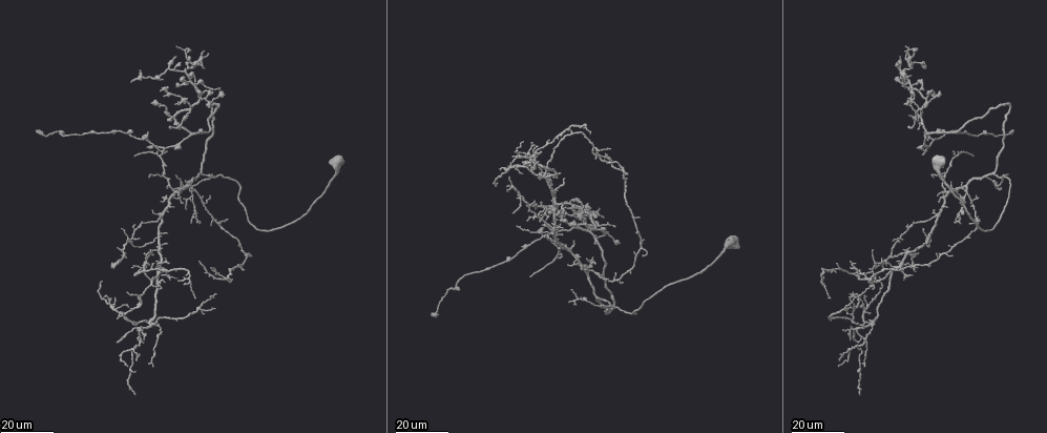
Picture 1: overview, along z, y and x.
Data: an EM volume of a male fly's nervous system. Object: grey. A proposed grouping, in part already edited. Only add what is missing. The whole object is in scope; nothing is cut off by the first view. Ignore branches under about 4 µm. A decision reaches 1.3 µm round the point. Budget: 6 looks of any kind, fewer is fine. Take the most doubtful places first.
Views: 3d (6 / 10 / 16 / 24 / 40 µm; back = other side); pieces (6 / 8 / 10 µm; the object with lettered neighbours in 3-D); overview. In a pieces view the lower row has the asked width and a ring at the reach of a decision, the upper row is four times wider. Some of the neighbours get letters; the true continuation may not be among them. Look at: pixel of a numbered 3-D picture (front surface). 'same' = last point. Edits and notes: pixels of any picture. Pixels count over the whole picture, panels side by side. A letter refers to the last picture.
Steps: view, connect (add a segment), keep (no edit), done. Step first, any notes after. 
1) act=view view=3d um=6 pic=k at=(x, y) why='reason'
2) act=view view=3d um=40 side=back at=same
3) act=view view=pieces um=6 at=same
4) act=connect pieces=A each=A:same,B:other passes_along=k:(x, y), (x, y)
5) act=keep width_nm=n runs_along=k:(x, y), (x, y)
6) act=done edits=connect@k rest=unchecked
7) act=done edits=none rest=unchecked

act=view view=3d um=24 pic=1 at=(508, 185) why='thin end'

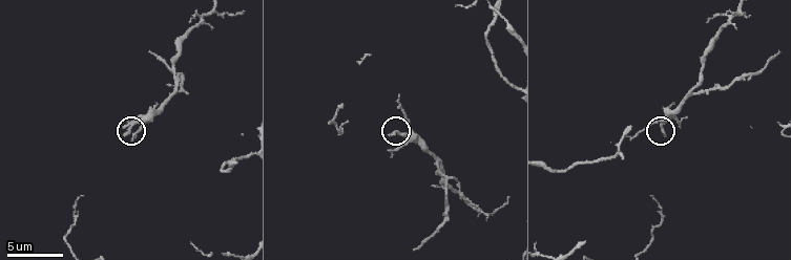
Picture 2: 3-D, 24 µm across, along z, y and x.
act=view view=pieces um=10 pic=2 at=(127, 134)

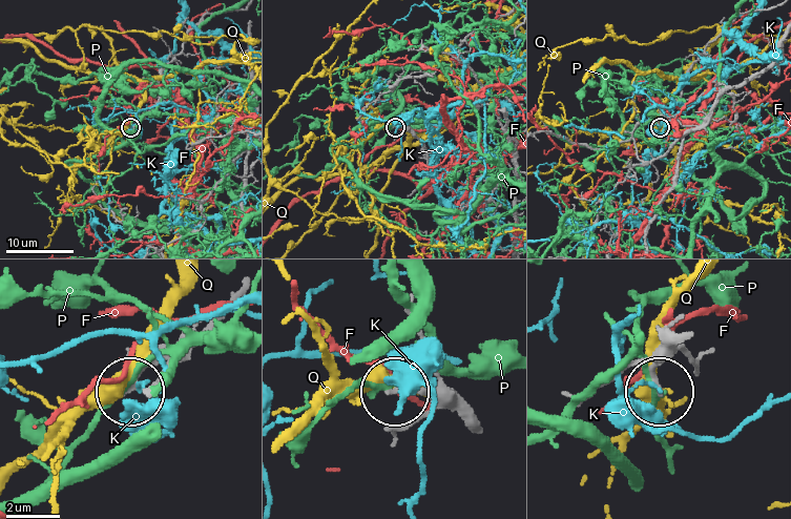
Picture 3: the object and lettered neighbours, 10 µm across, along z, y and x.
act=keep each=F:other,K:other,P:other,Q:other found='no lettered segment goes on from it'

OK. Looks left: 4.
act=view view=3d um=16 pic=1 at=(513, 161) why='free end'

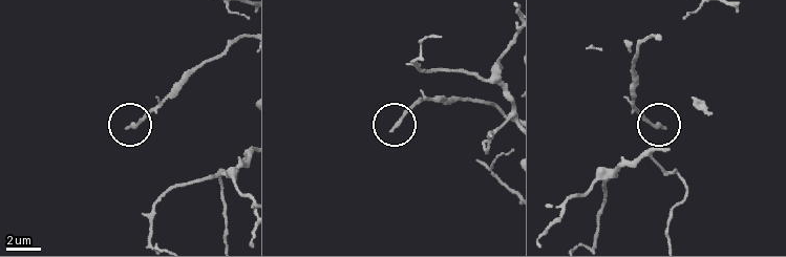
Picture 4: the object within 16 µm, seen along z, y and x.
act=view view=pieces um=8 pic=4 at=(663, 127)

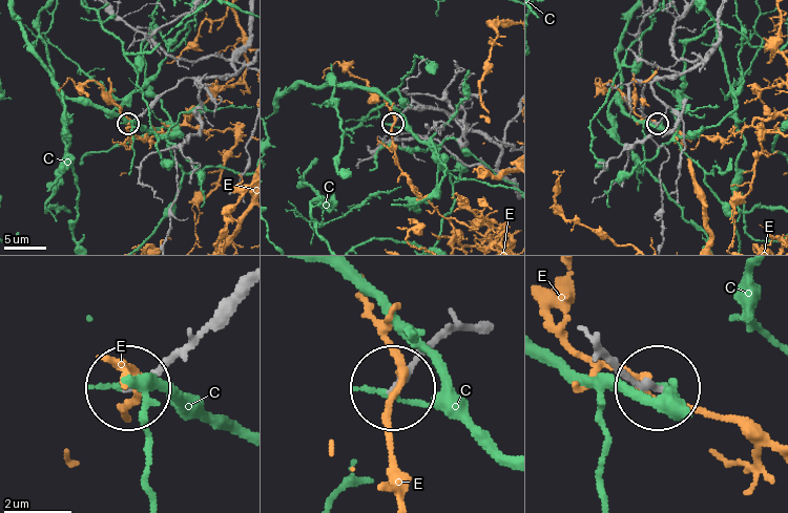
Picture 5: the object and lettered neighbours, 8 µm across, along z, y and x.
act=keep each=C:other,E:other runs_along=5:(473, 332), (439, 340), (391, 388) found='none of them fits'

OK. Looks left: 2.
act=view view=3d um=16 pic=1 at=(168, 263) why='an open end'

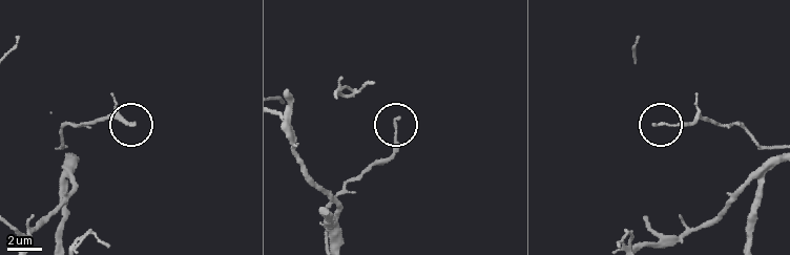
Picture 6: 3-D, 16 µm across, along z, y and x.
act=view view=pieces um=8 pic=6 at=(133, 126)

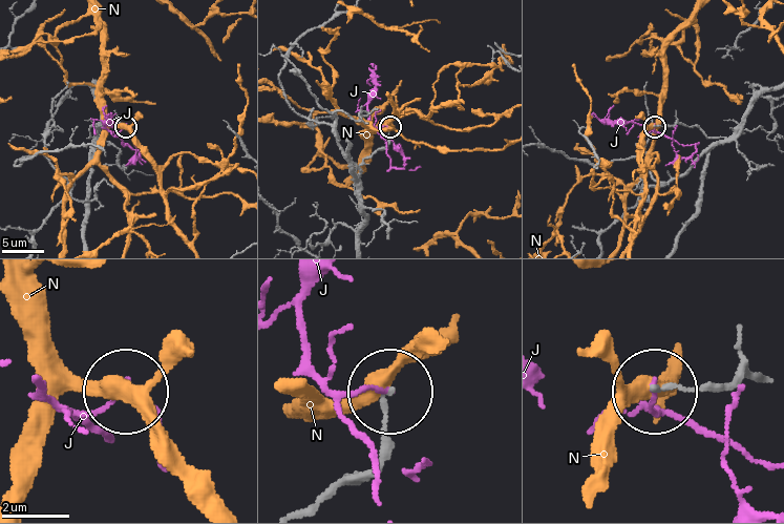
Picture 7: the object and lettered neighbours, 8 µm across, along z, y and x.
act=keep each=J:other,N:other runs_along=7:(761, 95), (728, 137), (708, 137), (681, 124), (655, 126) found='none of them fits'

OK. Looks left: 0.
act=done edits=none rest=unchecked

